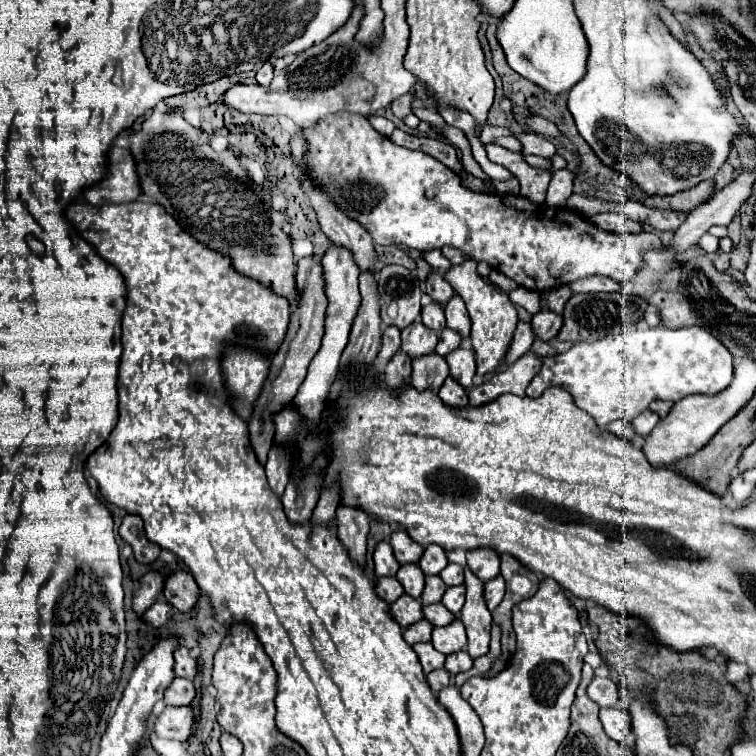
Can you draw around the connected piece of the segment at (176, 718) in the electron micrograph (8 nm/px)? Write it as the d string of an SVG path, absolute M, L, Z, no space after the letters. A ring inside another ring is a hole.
M166 706L166 710L154 720L154 734L158 738L172 738L186 742L194 732L194 708L192 706Z

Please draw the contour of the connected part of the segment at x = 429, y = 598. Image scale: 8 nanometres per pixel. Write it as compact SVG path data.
M426 576L426 586L424 586L424 592L420 596L422 604L434 604L434 602L440 602L442 596L446 592L446 584L442 584L442 578L440 576Z

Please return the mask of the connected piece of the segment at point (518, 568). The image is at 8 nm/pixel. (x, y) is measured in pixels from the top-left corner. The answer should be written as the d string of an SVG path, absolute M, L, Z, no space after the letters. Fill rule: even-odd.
M502 554L500 556L502 558L502 566L500 566L500 574L502 574L502 578L506 580L506 584L510 584L510 578L514 576L514 574L524 574L524 576L528 576L530 580L532 580L532 584L534 584L534 590L536 590L536 586L538 586L538 578L536 578L536 574L532 574L532 572L528 572L514 556L510 556L510 554Z

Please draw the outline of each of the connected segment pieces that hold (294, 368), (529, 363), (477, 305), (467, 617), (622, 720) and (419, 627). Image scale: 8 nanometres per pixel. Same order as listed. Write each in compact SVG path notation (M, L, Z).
M316 256L300 258L298 272L296 272L296 282L298 282L296 284L298 286L298 292L302 296L300 306L290 316L286 338L284 338L284 342L280 344L278 352L272 358L270 376L266 380L266 384L264 384L262 396L256 402L254 416L252 416L250 424L248 424L248 428L250 428L250 442L252 442L252 448L256 452L258 462L262 466L266 464L266 456L268 456L268 452L272 448L272 442L274 442L274 424L272 424L270 416L274 412L282 410L282 406L286 406L296 396L298 386L306 378L308 364L316 356L316 352L320 348L320 340L324 336L324 318L326 318L324 314L326 314L328 300L326 300L326 290L324 290L326 286L324 286L324 280L322 280L322 264L316 262Z
M526 352L514 364L502 368L494 376L486 378L480 386L474 386L468 392L470 404L472 406L488 404L506 392L516 394L516 396L526 396L526 386L538 374L540 368L542 368L542 356L538 356L534 352Z
M466 260L466 262L454 266L452 270L448 270L444 274L444 278L452 284L454 292L458 292L464 298L464 304L468 308L468 314L470 314L470 320L472 320L470 338L472 338L472 348L476 350L478 374L480 376L494 374L504 364L504 358L506 358L506 352L510 348L514 328L518 324L516 306L510 302L506 292L492 286L486 278L482 278L476 272L476 262L472 262L472 260Z
M464 568L466 576L466 602L464 608L460 610L460 620L466 626L468 634L468 654L472 658L478 658L488 652L490 646L490 626L492 626L492 616L490 610L486 608L482 588L484 584L468 570Z
M600 708L600 720L602 720L602 726L604 726L604 732L618 740L618 742L624 742L626 738L626 732L630 730L630 722L628 722L628 716L616 708Z
M420 620L404 630L404 640L408 644L418 644L418 642L430 642L432 638L432 624L428 620Z

